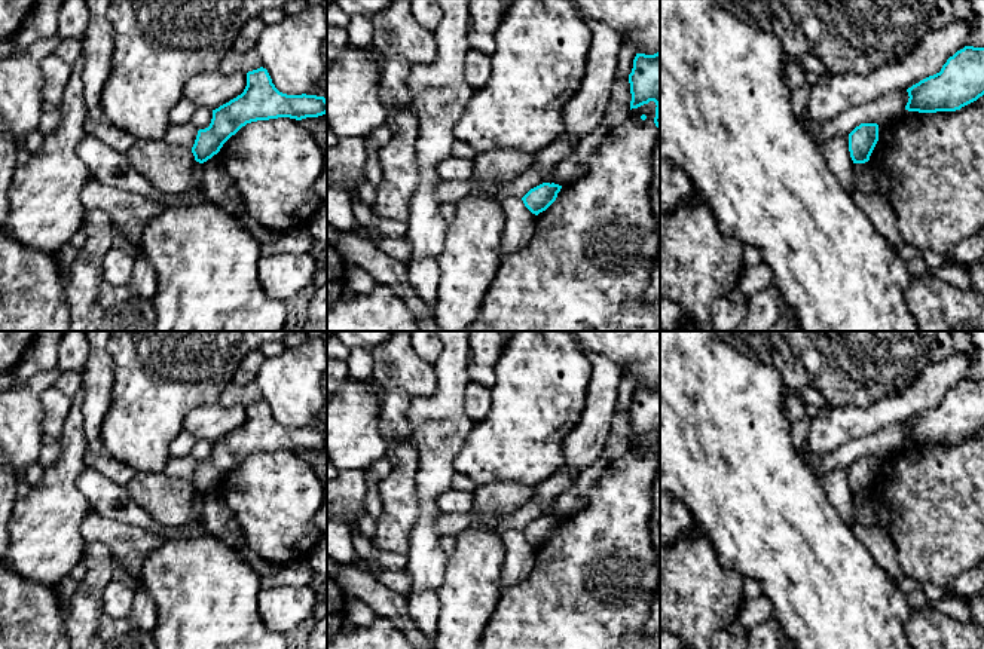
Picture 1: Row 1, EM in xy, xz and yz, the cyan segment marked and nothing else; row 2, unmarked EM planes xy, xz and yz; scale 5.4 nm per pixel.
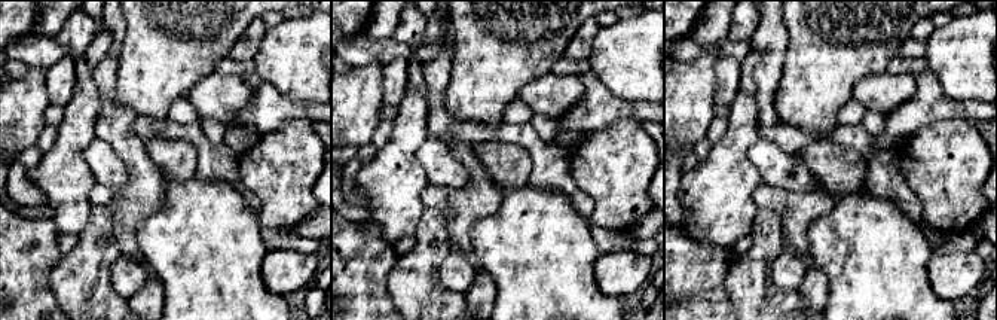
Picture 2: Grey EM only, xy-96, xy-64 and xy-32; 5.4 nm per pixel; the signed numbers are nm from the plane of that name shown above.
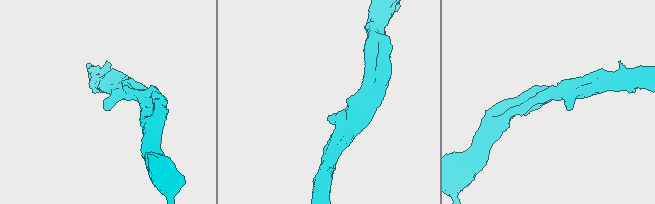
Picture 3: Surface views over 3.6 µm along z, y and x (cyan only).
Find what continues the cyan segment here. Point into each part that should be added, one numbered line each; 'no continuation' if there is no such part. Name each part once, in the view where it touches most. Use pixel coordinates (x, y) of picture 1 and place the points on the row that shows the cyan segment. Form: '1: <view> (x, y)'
no continuation

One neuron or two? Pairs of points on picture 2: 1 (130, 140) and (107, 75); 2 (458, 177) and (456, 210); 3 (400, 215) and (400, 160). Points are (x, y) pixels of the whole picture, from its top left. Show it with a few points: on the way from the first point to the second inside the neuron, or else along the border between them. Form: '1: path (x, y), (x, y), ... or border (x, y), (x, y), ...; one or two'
1: path (115, 124), (107, 103), (107, 91); one
2: border (452, 154), (468, 173), (468, 180), (456, 189); two
3: path (400, 201), (400, 173); one

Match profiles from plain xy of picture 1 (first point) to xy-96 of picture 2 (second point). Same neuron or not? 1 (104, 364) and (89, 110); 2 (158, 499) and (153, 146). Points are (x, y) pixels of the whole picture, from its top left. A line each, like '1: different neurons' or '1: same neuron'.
1: different neurons
2: same neuron

